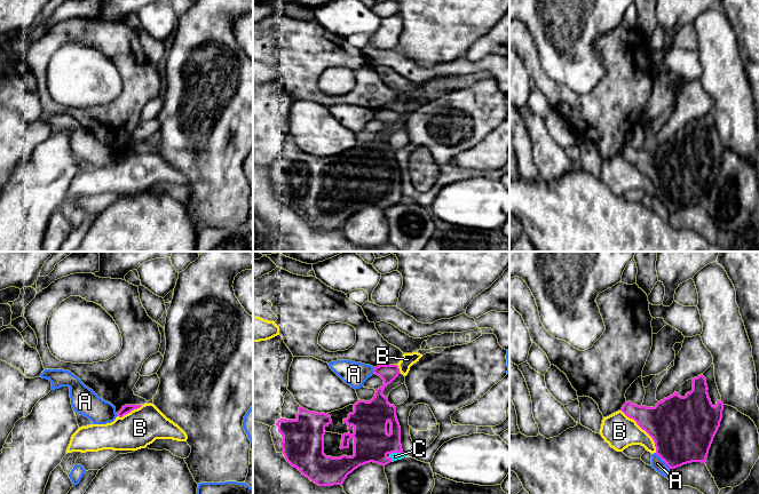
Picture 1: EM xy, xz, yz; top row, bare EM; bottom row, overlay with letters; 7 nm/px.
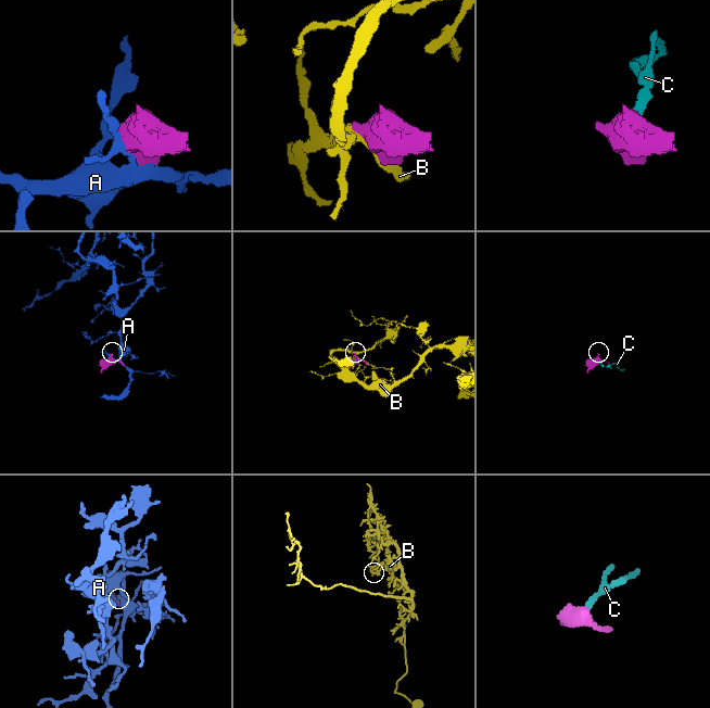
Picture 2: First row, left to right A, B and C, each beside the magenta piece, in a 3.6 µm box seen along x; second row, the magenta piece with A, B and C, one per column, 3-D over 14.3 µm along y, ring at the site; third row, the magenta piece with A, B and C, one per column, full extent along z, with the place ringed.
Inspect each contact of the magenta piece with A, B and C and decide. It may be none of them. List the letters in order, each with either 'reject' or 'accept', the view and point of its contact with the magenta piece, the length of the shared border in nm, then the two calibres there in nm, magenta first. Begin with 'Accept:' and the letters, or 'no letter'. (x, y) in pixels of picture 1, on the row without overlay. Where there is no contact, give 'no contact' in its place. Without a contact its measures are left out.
Accept: C
A: reject; meets magenta in yz at (663, 204); contact 160 nm long; 440 nm thick on the magenta side, 90 nm on the other
B: reject; meets magenta in yz at (643, 173); contact 380 nm long; 420 nm thick on the magenta side, 240 nm on the other
C: accept; meets magenta in xz at (396, 196); contact 90 nm long; 260 nm thick on the magenta side, 60 nm on the other

